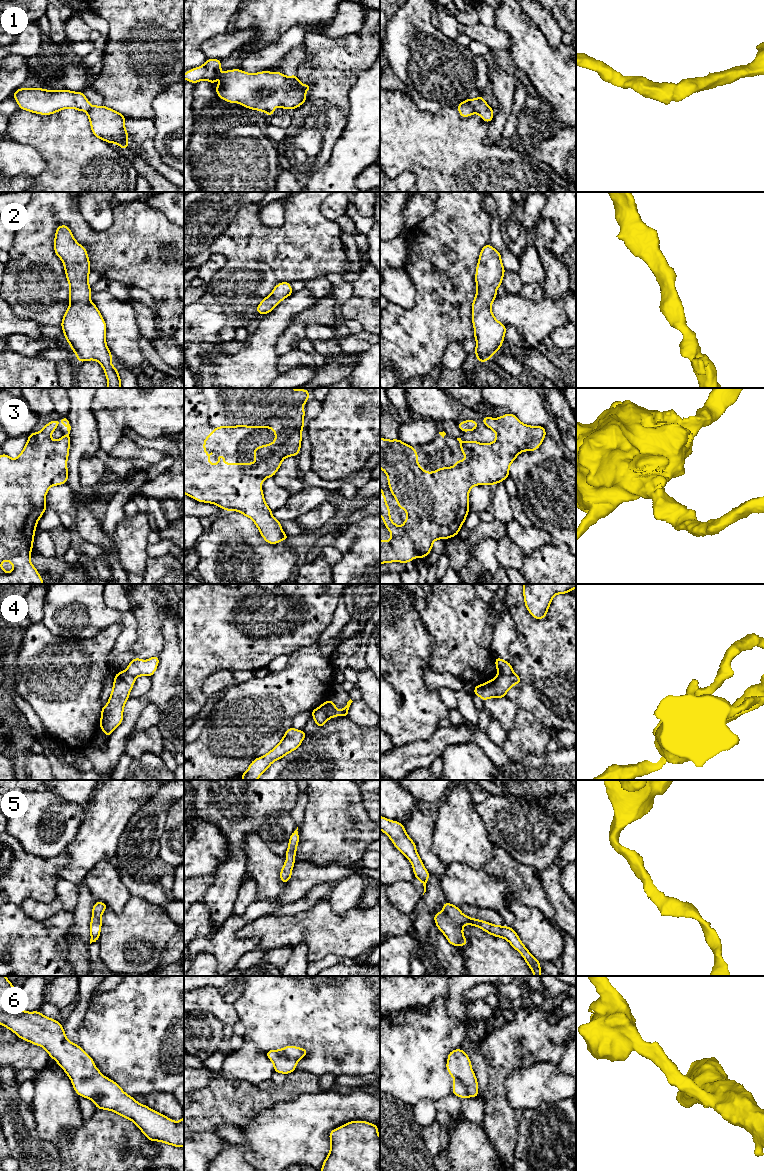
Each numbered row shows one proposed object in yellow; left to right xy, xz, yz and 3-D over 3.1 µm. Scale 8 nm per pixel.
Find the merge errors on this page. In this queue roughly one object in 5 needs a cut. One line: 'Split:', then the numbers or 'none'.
Split: 4

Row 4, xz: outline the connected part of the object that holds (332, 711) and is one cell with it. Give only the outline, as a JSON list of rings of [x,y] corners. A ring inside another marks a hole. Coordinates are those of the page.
[[[331,699],[329,701],[330,701],[330,704],[327,710],[327,714],[330,718],[333,718],[335,716],[348,717],[348,710],[349,710],[351,703],[353,702],[351,699],[347,702],[347,704],[344,706],[342,711],[337,710],[334,702]]]

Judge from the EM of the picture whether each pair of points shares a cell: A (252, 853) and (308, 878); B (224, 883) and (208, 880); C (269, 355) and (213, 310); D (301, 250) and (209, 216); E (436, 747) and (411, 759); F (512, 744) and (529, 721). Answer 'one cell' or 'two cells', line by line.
A: one cell
B: two cells
C: two cells
D: two cells
E: one cell
F: one cell

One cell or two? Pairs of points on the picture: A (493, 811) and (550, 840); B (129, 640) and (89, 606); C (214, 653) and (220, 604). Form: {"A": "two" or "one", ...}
{"A": "one", "B": "one", "C": "one"}

